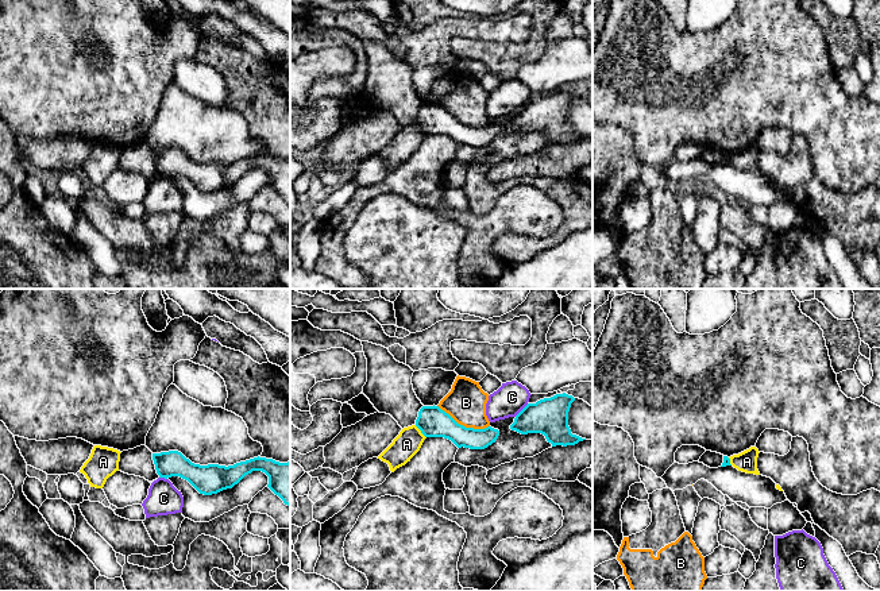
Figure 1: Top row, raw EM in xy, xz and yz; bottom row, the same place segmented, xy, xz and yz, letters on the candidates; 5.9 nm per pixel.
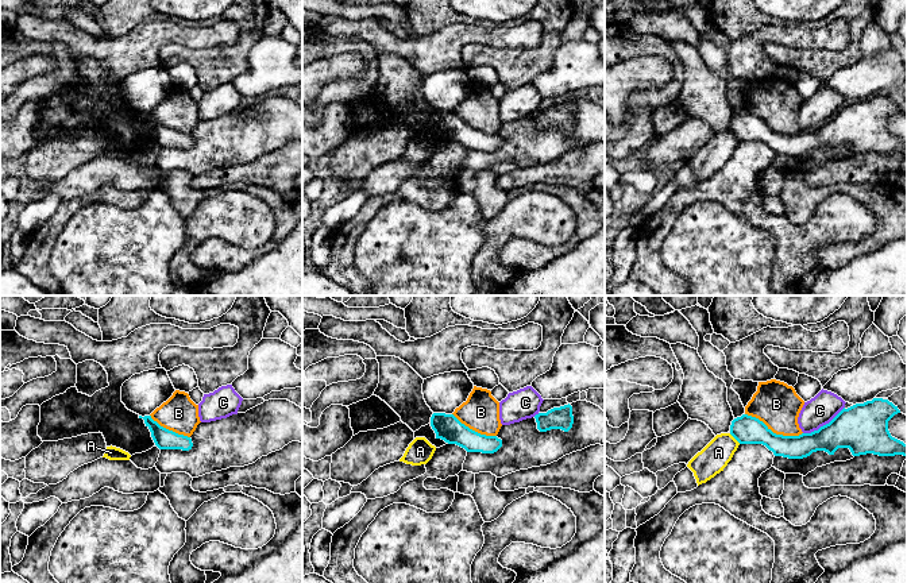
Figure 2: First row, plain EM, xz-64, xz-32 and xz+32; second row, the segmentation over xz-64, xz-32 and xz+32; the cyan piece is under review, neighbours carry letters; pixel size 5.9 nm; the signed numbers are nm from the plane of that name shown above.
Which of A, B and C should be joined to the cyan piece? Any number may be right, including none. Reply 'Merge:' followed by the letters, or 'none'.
Merge: none

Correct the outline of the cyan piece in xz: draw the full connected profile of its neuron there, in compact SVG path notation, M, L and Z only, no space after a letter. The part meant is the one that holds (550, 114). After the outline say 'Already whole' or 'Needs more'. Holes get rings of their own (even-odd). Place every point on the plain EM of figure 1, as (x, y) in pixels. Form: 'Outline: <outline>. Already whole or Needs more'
Outline: M563 90L528 101L516 113L510 127L521 132L541 131L552 144L575 143L586 136L572 132L568 124L568 109L574 98L572 93Z. Already whole

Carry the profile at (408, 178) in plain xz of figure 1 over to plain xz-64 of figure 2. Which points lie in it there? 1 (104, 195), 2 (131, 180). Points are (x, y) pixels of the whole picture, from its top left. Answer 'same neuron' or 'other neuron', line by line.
1: same neuron
2: other neuron

